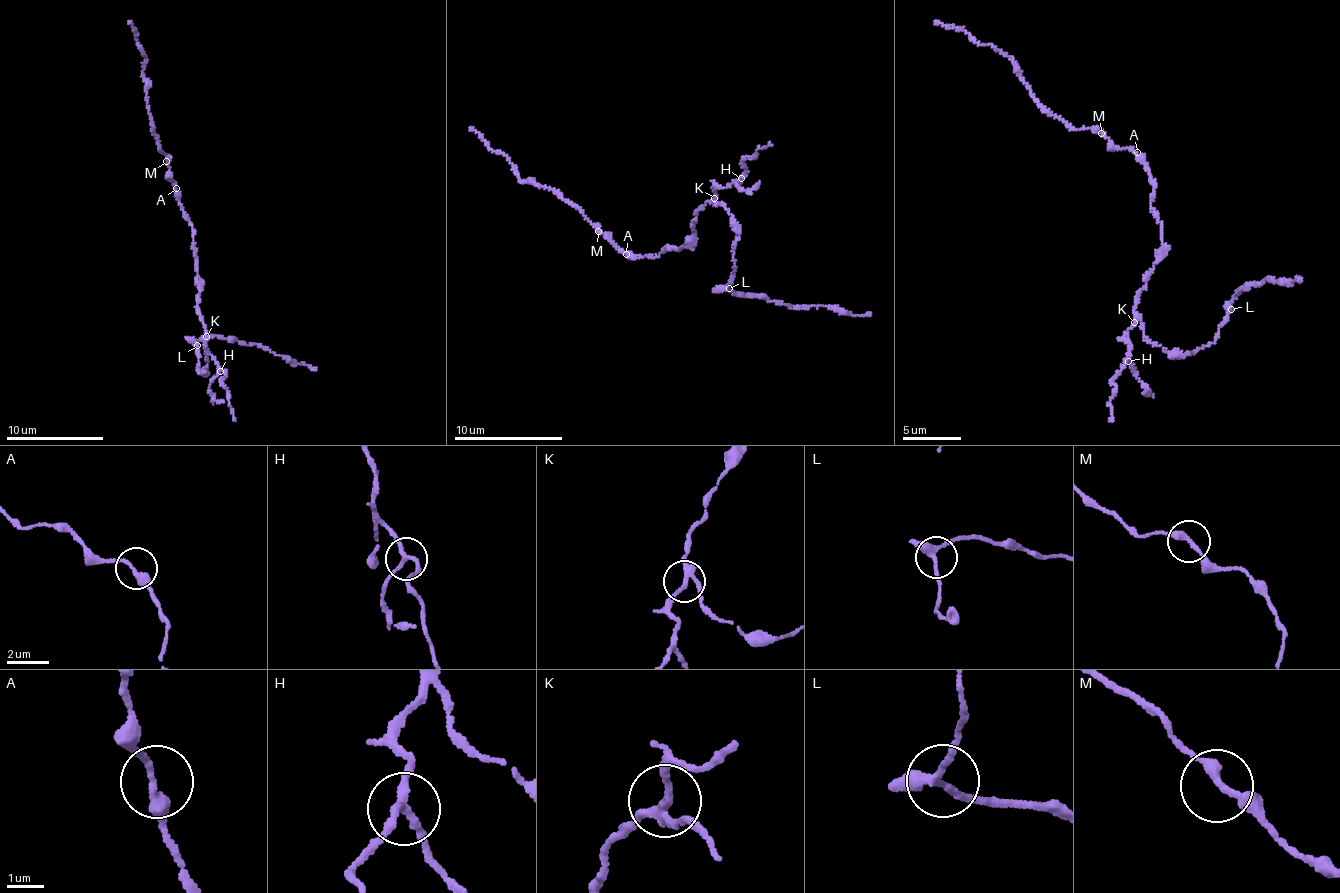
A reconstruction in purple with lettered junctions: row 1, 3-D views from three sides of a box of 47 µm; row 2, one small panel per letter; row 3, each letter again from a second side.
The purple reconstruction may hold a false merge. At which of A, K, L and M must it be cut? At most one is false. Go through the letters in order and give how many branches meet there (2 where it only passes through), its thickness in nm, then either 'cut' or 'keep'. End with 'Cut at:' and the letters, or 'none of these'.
A: branches 2; calibre 240 nm; keep
K: branches 3; calibre 200 nm; cut
L: branches 3; calibre 240 nm; keep
M: branches 2; calibre 240 nm; keep
Cut at: K

